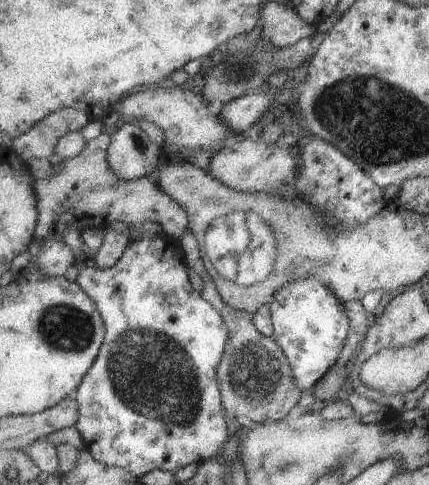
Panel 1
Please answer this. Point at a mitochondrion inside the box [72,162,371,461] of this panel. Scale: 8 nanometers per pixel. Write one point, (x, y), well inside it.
(153, 374)

